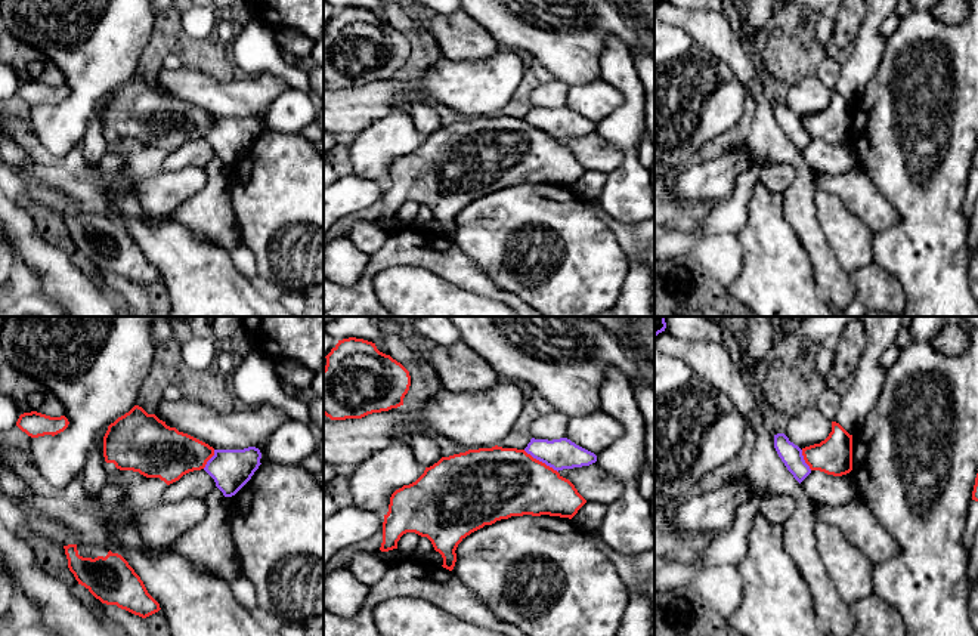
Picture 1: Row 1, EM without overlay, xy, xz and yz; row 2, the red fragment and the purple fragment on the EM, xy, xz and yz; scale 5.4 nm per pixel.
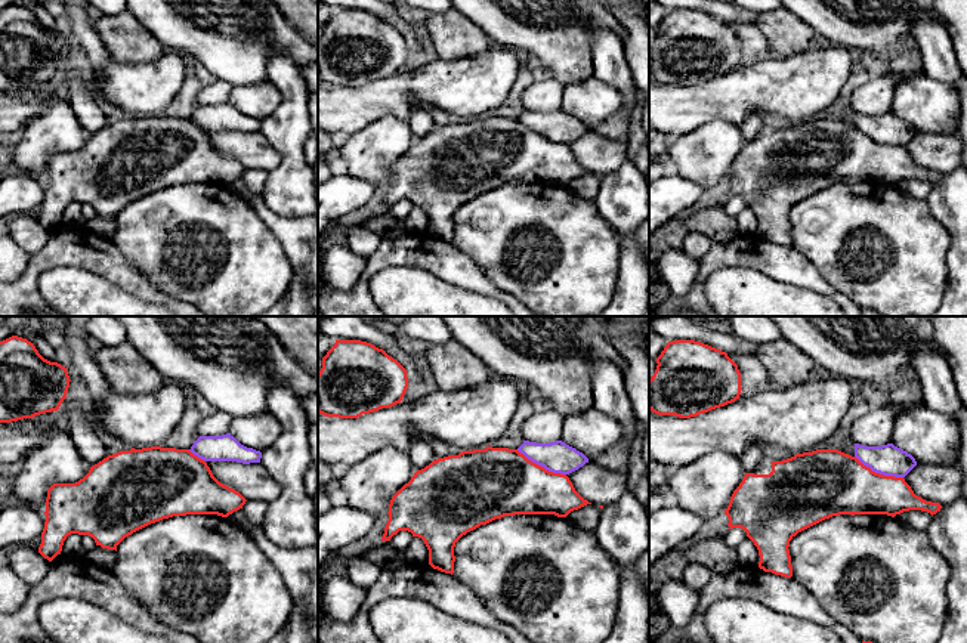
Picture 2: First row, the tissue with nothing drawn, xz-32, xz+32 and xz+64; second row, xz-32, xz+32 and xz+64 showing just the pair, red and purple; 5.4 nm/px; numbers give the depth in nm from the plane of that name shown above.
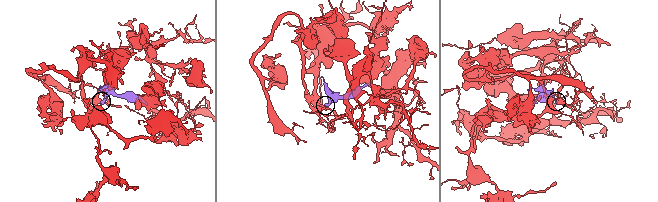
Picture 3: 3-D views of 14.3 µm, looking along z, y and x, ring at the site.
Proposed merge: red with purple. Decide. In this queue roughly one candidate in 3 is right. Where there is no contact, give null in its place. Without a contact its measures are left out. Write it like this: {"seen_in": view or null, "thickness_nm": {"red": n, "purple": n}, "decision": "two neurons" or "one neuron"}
{"seen_in": "xz", "thickness_nm": {"red": 380, "purple": 160}, "decision": "two neurons"}

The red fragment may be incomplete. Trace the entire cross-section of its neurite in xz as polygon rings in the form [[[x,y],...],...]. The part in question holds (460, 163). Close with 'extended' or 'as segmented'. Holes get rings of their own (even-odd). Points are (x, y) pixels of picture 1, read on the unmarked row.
[[[479,117],[442,126],[425,136],[412,152],[396,158],[390,166],[389,180],[383,191],[380,219],[397,217],[406,201],[427,206],[443,226],[443,237],[452,240],[458,213],[471,201],[511,185],[560,185],[572,188],[587,169],[575,154],[557,139],[517,117]]] | as segmented

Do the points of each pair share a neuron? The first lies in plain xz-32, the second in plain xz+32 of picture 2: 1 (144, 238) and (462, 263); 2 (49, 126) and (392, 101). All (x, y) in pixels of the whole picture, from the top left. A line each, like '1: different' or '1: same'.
1: different
2: different

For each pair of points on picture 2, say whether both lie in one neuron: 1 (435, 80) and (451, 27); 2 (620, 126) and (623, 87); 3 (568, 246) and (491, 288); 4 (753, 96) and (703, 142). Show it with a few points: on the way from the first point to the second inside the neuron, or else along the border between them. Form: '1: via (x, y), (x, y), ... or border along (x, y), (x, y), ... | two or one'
1: border along (476, 53), (467, 58), (448, 59), (433, 56) | two
2: via (623, 117), (629, 108), (629, 96) | one
3: border along (473, 259), (499, 287), (519, 300) | two
4: border along (738, 124), (717, 118), (706, 121), (692, 130) | two

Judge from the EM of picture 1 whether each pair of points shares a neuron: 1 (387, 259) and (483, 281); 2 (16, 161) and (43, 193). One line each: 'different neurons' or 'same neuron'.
1: same neuron
2: same neuron

